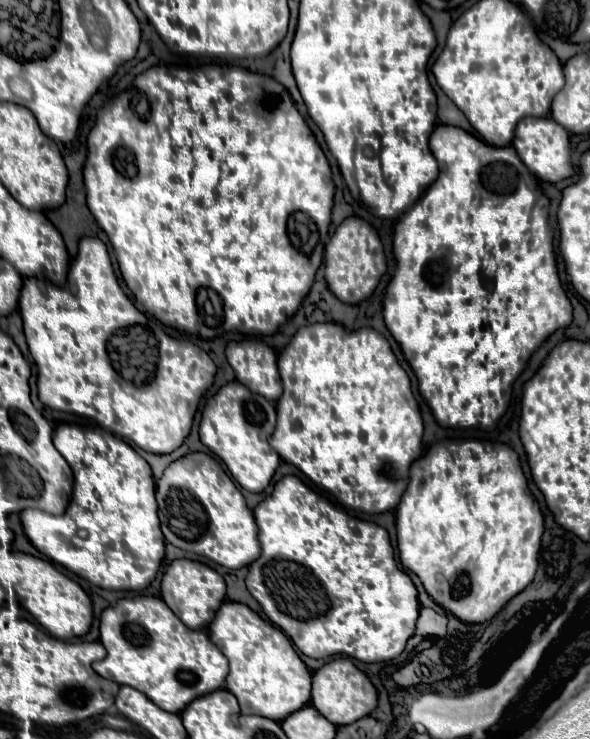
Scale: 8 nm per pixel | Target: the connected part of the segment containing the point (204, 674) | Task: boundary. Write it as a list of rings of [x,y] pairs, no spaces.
[[[154,596],[122,598],[118,600],[116,606],[106,608],[100,618],[100,642],[104,644],[108,654],[104,660],[92,664],[94,672],[100,674],[102,678],[140,690],[156,706],[160,706],[166,712],[180,714],[194,698],[224,688],[224,682],[228,676],[228,660],[208,640],[208,634],[202,630],[192,632],[190,628],[184,628],[184,624],[174,616],[174,612],[164,604],[164,600]]]

